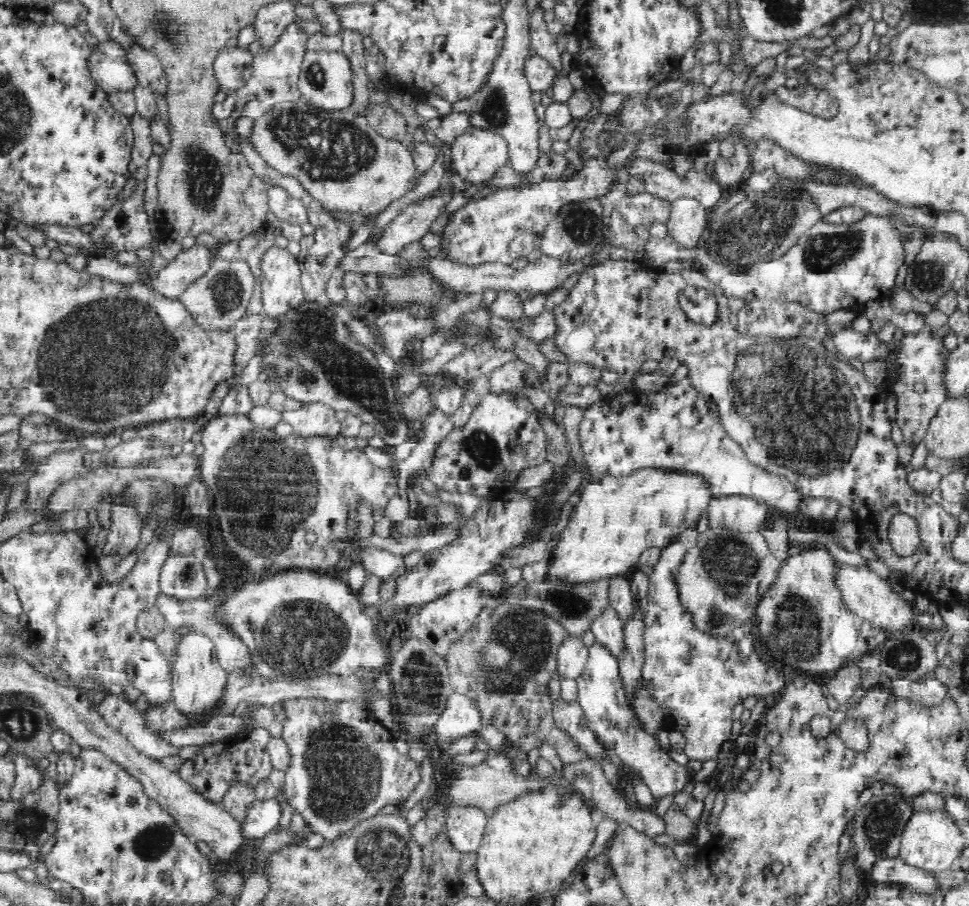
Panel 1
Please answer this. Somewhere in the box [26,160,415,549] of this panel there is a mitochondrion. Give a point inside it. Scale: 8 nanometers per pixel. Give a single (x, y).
(111, 359)

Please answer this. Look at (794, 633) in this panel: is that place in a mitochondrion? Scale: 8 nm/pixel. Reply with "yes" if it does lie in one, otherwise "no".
yes

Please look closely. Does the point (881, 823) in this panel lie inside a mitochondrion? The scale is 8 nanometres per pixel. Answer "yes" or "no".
yes

